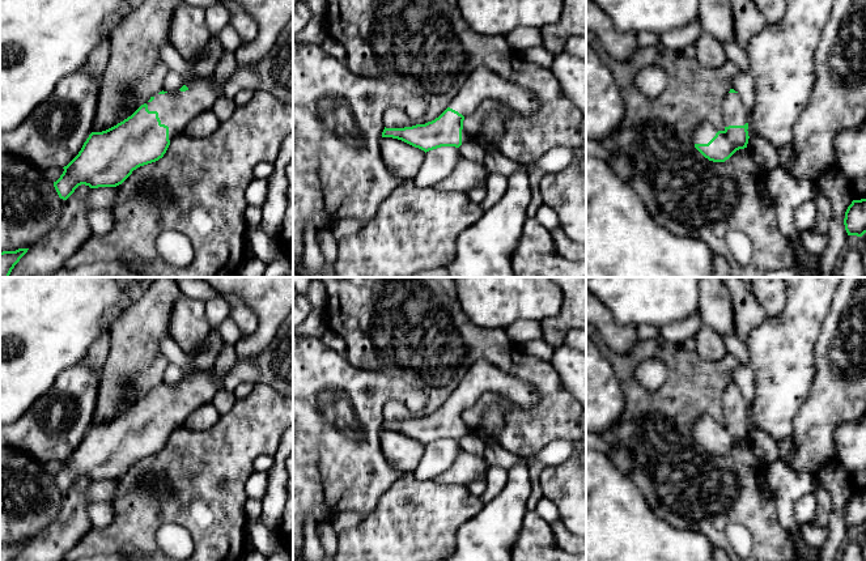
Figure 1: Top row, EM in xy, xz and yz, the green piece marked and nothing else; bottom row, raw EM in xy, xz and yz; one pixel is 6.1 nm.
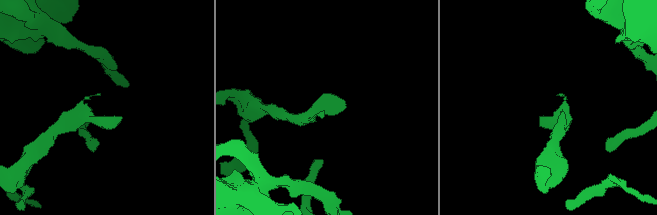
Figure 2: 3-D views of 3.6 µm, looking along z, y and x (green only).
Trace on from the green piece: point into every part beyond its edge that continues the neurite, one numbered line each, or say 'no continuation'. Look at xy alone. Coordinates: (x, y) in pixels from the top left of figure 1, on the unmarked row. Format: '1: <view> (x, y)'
1: xy (274, 366)

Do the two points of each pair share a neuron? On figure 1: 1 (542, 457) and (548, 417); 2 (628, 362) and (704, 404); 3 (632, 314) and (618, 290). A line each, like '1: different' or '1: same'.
1: different
2: same
3: same

